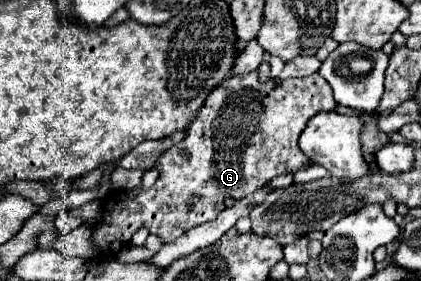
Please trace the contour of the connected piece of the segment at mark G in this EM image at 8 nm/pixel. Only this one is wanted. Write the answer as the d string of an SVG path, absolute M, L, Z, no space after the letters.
M257 70L237 74L221 82L221 86L217 86L213 94L209 94L205 106L201 108L201 114L197 114L195 122L187 128L187 136L167 148L155 162L153 168L159 170L159 178L151 188L145 190L137 186L131 190L111 192L107 196L107 204L103 206L103 218L95 228L93 236L103 258L107 258L107 250L109 254L117 254L141 226L147 228L151 234L157 234L163 242L173 242L187 230L215 220L215 216L225 209L225 198L245 198L275 176L289 172L293 174L311 166L311 160L301 152L297 140L315 114L323 110L335 110L331 86L325 82L325 78L321 78L319 72L305 78L287 78L281 82L261 82L257 76Z

